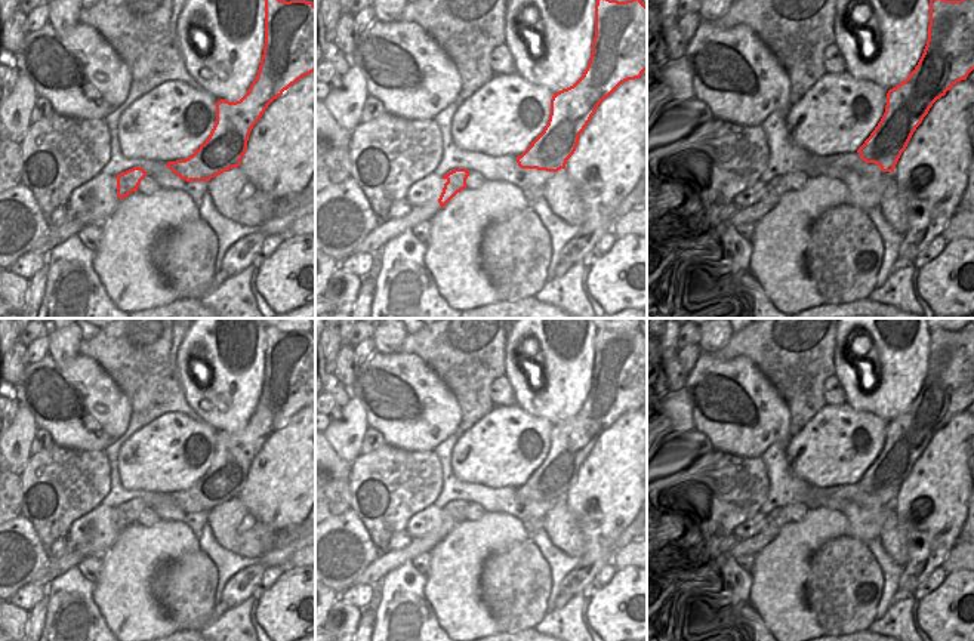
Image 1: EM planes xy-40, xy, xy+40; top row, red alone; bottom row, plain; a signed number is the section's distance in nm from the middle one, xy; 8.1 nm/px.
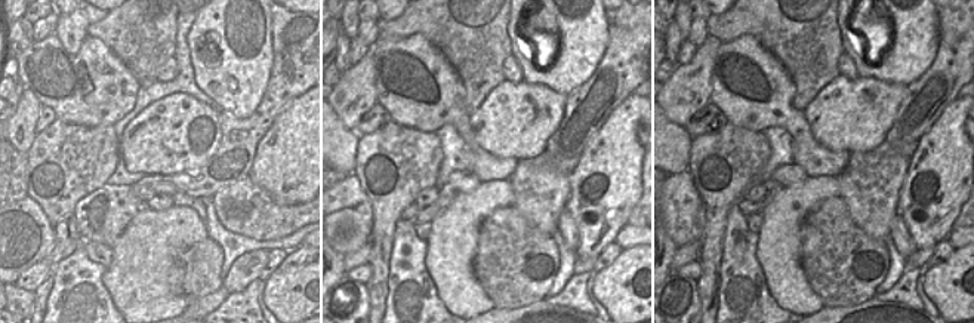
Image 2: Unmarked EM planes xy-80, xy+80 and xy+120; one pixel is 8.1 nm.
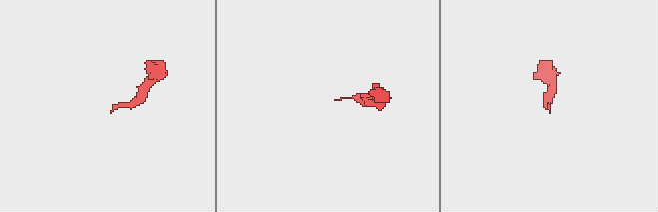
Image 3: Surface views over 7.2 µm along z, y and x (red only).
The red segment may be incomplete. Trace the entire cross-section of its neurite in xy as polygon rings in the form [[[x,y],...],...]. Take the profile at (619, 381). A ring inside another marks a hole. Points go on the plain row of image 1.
[[[639,327],[617,333],[597,329],[595,369],[592,385],[583,407],[570,419],[554,425],[551,446],[543,463],[531,477],[517,489],[521,500],[558,503],[565,500],[567,491],[574,486],[579,468],[591,453],[598,437],[608,429],[622,415],[641,410],[647,401],[647,338]]]

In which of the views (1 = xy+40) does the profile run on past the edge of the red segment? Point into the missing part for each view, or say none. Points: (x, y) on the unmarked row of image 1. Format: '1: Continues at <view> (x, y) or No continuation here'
1: No continuation here.

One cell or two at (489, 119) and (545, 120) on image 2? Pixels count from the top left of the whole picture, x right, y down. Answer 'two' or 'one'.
one

